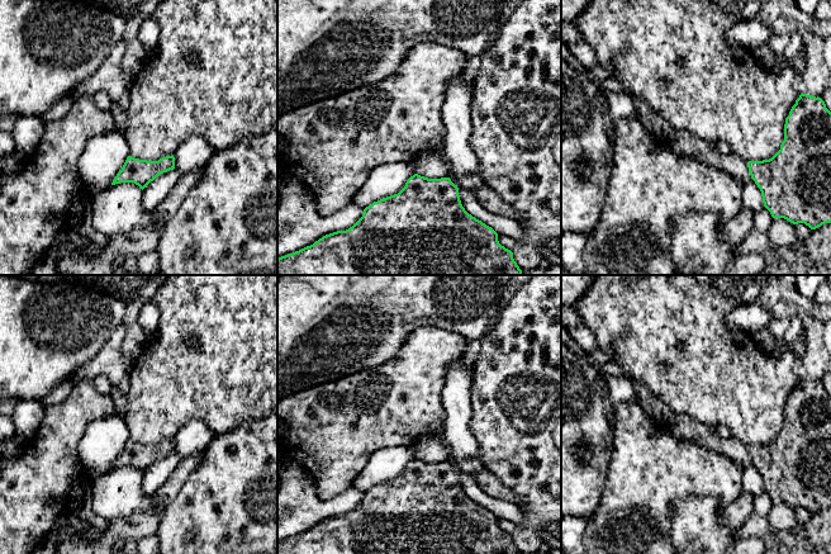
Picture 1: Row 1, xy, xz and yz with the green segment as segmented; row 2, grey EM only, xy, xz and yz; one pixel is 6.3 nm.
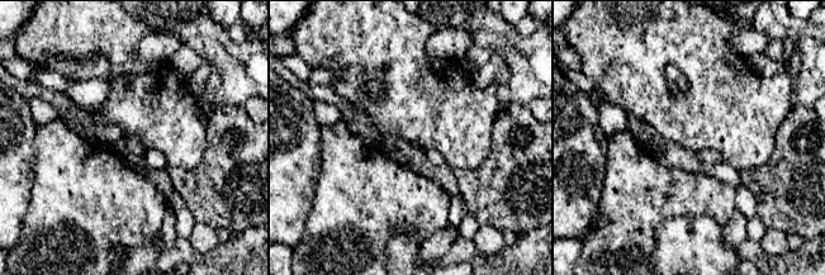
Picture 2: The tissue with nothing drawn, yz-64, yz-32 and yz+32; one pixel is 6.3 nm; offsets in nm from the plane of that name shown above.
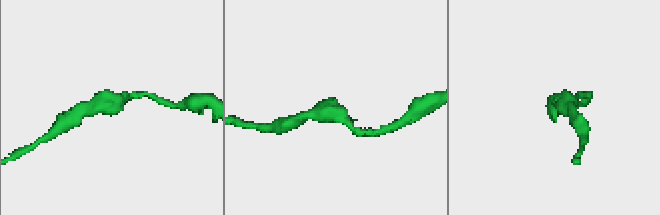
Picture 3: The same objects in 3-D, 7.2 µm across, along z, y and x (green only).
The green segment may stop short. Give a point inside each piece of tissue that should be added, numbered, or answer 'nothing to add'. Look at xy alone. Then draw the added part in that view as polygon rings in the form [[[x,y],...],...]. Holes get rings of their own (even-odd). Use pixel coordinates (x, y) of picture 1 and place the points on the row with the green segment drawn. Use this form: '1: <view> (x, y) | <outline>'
nothing to add

